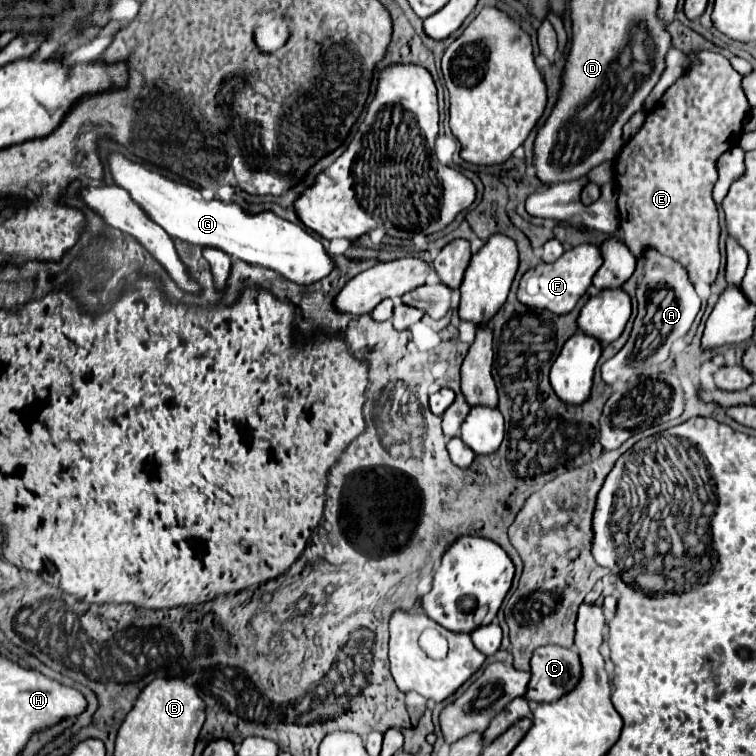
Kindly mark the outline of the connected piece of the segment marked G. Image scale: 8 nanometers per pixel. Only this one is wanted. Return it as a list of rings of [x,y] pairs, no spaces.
[[[120,153],[110,155],[110,171],[116,185],[126,189],[130,197],[148,213],[148,217],[156,221],[172,239],[200,247],[222,249],[230,257],[268,267],[302,287],[324,279],[334,267],[332,257],[326,255],[322,243],[316,237],[308,235],[300,225],[276,217],[272,211],[250,215],[234,203],[204,199],[200,195],[200,189],[172,181],[158,171],[128,161]]]

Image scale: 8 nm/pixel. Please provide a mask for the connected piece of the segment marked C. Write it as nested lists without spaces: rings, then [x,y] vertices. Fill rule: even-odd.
[[[556,645],[538,647],[532,655],[530,667],[532,677],[524,697],[526,701],[536,703],[552,703],[560,699],[570,693],[582,677],[578,653]]]

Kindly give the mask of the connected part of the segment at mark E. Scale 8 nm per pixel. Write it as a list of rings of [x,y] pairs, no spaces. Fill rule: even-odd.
[[[700,51],[692,55],[692,67],[662,95],[656,109],[646,115],[642,129],[622,147],[622,153],[614,161],[614,177],[620,187],[620,231],[622,241],[628,245],[636,259],[644,259],[646,249],[658,249],[666,257],[674,257],[696,285],[704,281],[714,283],[720,269],[718,251],[718,209],[712,201],[712,187],[718,179],[716,161],[730,147],[738,145],[742,133],[742,121],[750,109],[748,99],[740,87],[742,75],[736,73],[730,61],[712,51]]]

